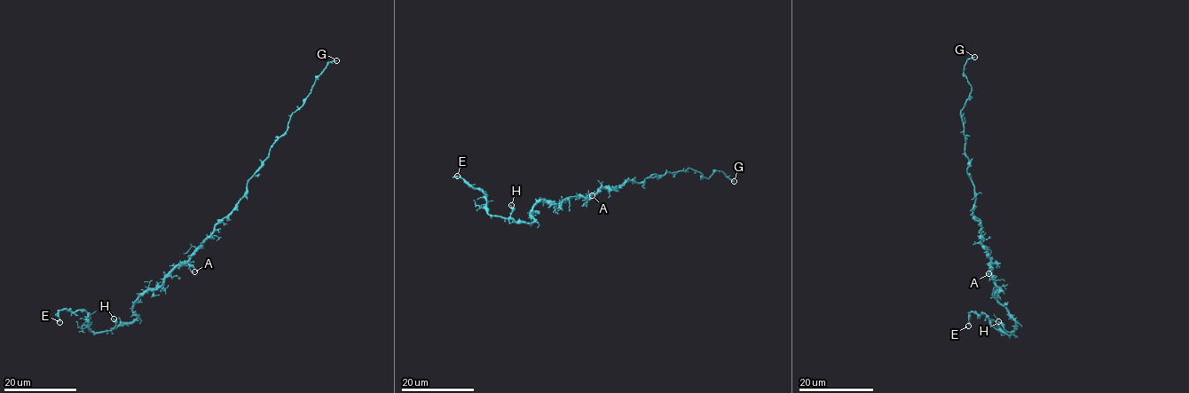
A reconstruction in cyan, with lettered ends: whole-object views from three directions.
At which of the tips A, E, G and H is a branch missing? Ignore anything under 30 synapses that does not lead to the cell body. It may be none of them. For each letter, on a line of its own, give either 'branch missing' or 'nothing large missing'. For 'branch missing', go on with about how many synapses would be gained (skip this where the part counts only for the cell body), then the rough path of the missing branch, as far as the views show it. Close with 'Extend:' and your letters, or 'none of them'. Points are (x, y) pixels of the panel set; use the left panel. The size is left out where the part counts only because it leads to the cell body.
A: nothing large missing
E: nothing large missing
G: branch missing
H: nothing large missing
Extend: G

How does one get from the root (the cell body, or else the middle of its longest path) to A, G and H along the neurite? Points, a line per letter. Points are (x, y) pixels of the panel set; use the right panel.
A: (982, 245), (991, 260), (992, 269), (988, 273)
G: (982, 245), (981, 225), (973, 214), (975, 192), (966, 170), (961, 114), (972, 91), (964, 66), (974, 57)
H: (982, 245), (990, 260), (990, 275), (996, 287), (994, 296), (1006, 309), (1016, 327), (1008, 332), (998, 321)

